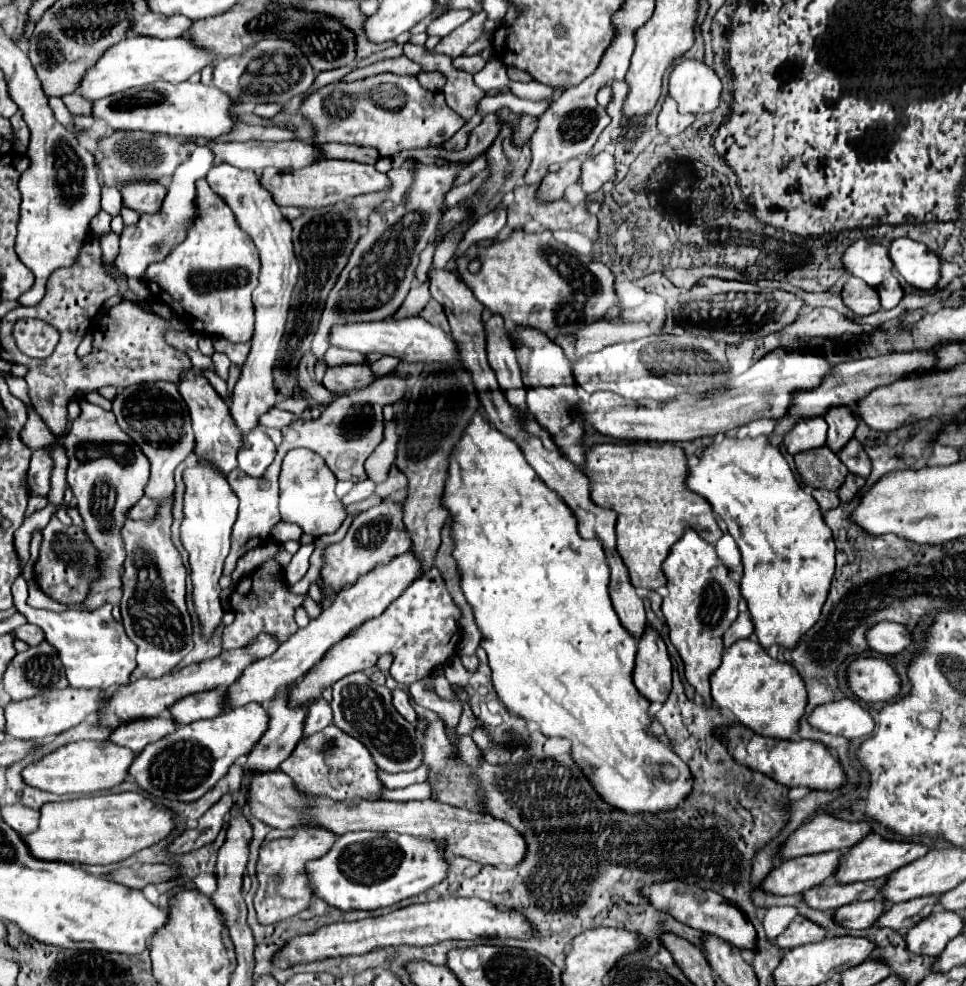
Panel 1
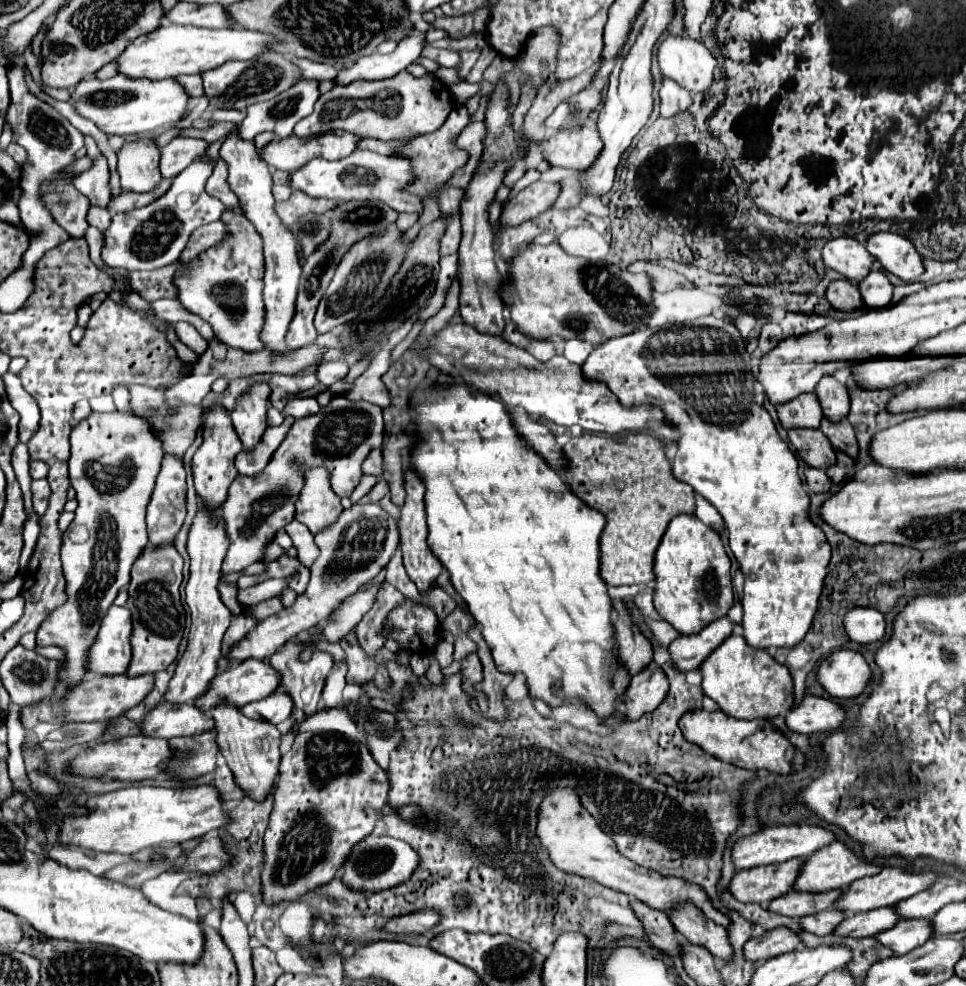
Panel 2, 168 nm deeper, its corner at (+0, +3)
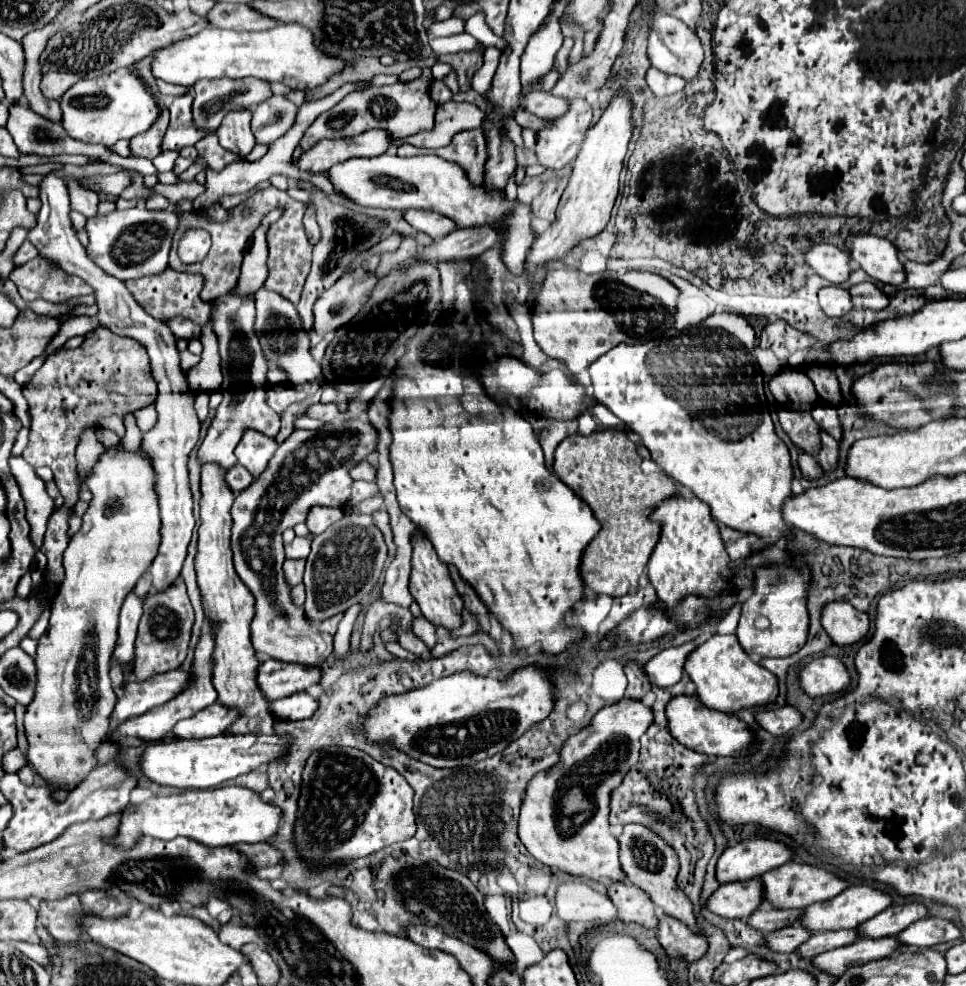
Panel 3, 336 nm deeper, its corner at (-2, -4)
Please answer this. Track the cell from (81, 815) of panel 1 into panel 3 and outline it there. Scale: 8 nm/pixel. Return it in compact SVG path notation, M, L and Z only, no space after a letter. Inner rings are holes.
M222 786L212 790L184 790L176 796L150 798L140 806L128 804L122 812L118 836L112 840L120 848L132 848L144 836L172 840L178 836L192 838L210 848L234 846L240 842L268 842L276 836L282 822L282 810L276 804L264 802L262 796L242 786Z

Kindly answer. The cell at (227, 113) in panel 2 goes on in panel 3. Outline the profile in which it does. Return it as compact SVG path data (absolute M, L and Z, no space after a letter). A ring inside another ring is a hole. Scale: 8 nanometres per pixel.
M190 94L176 96L170 104L170 126L162 140L162 152L166 150L180 150L184 146L194 146L206 134L196 130L192 122L192 98Z

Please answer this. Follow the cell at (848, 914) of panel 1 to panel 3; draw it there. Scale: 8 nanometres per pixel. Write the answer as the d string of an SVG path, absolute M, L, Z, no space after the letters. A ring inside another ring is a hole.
M788 926L764 936L764 944L772 952L794 952L802 942L806 942L812 934L804 932L800 926Z

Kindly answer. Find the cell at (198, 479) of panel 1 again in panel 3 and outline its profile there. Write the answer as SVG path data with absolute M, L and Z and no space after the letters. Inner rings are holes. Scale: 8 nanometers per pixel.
M210 624L204 626L204 632L202 632L202 638L198 642L198 648L196 648L196 654L194 654L194 668L192 668L192 676L194 676L194 682L180 694L176 696L174 700L170 700L168 704L164 706L158 706L154 710L148 710L146 714L138 716L138 718L132 718L132 720L126 720L122 722L114 732L112 732L112 740L114 742L120 742L120 744L126 744L126 746L144 746L144 744L152 744L152 742L160 742L164 736L168 736L174 728L176 722L188 718L188 716L194 716L196 712L204 710L206 706L214 704L216 702L216 690L212 686L212 652L214 652L214 634L212 634L212 628Z

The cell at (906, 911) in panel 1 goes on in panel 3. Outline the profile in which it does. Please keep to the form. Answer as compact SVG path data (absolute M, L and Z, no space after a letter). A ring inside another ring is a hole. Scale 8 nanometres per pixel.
M848 930L848 932L816 932L796 952L802 958L814 958L816 954L822 954L822 952L852 944L856 940L858 940L858 932L856 930Z

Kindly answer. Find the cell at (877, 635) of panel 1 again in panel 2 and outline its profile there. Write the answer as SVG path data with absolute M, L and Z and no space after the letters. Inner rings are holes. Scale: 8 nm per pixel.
M856 607L844 617L846 633L856 643L874 643L886 635L886 619L874 607Z

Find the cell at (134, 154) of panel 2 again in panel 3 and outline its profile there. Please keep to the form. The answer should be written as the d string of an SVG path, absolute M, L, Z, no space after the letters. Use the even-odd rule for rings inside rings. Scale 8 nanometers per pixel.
M154 94L154 96L156 96L156 102L160 104L160 116L156 118L156 124L152 124L152 128L148 128L148 132L144 132L140 136L134 136L130 140L132 156L156 158L160 154L160 144L162 144L164 132L168 128L168 108L164 106L164 102L158 94Z

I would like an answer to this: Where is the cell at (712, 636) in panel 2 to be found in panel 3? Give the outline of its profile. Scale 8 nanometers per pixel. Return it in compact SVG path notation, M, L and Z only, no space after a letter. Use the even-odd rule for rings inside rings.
M686 642L682 646L662 650L650 662L646 662L642 670L646 672L650 684L652 686L672 686L672 684L676 684L682 676L682 668L684 668L684 662L688 658L688 652L692 652L694 648L696 648L694 642Z

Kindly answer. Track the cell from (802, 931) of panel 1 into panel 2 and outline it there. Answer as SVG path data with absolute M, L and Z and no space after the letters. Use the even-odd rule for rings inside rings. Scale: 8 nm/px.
M776 927L772 931L766 931L760 937L746 941L744 957L748 961L766 961L776 955L790 953L798 947L802 947L802 939L796 931L792 931L788 927Z

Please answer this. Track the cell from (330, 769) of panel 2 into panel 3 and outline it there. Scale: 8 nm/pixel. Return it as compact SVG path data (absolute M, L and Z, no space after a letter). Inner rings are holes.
M334 744L324 746L308 758L302 774L294 842L304 858L318 864L374 854L388 844L404 842L414 836L412 796L414 792L404 776L366 752Z

